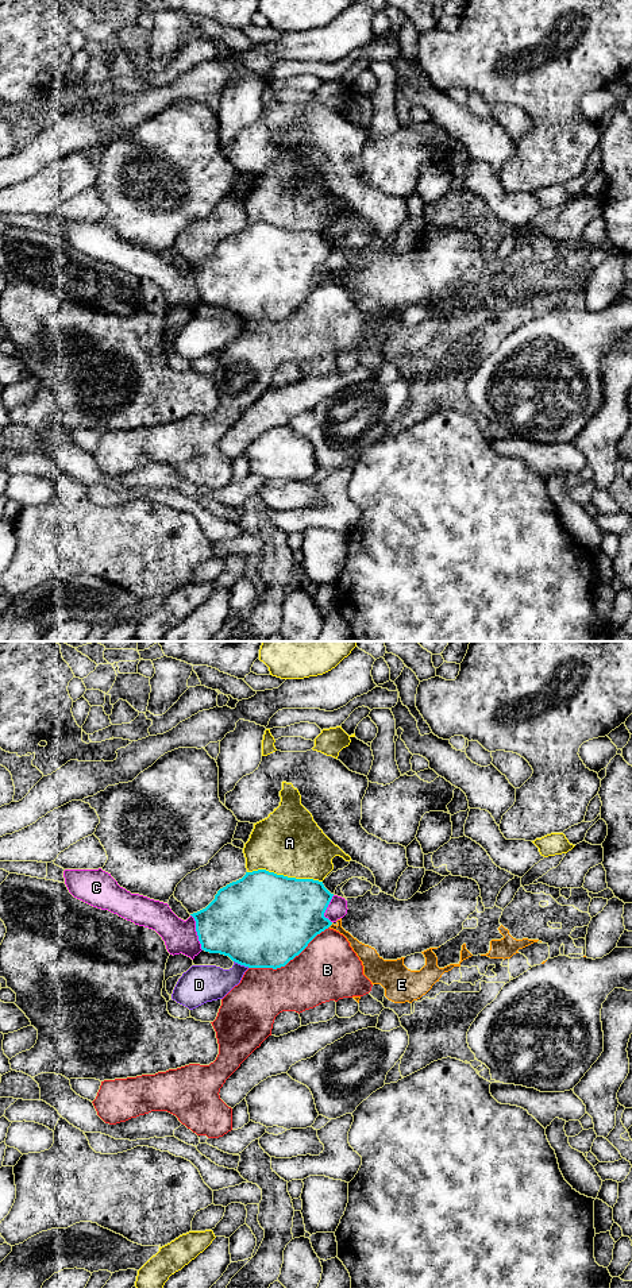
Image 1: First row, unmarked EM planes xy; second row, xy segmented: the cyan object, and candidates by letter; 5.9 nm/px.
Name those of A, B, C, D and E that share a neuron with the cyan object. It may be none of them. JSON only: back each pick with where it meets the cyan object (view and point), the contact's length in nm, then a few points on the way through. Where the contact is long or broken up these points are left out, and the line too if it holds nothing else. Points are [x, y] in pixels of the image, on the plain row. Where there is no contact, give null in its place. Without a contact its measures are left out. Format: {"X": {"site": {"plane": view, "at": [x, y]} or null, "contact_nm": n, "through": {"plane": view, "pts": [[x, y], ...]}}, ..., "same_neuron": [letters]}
{"same_neuron": []}

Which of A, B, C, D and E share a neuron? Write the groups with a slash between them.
A / B / C / D / E

